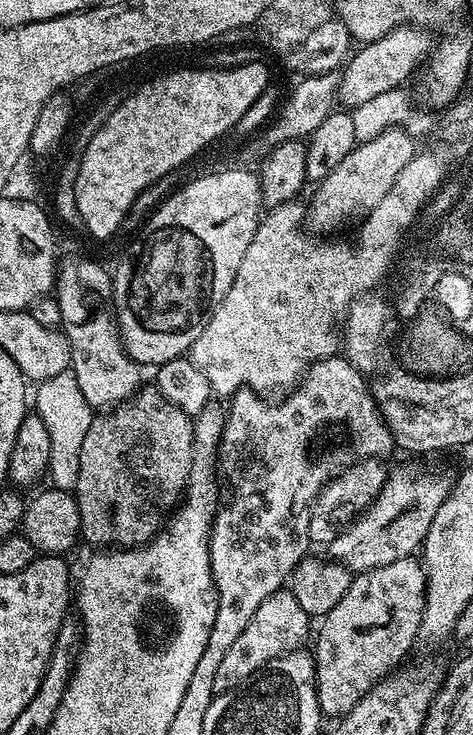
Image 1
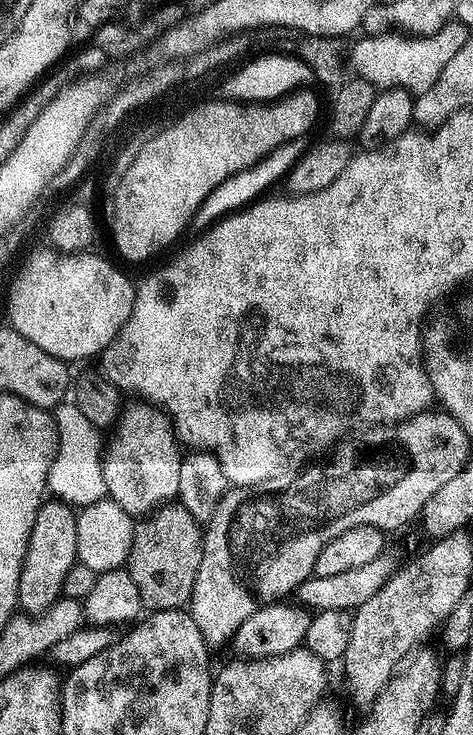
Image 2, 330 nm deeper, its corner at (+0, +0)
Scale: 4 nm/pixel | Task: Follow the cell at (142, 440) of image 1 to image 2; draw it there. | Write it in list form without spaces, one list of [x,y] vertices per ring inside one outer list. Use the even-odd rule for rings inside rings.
[[[172,502],[137,523],[135,530],[126,567],[134,586],[138,586],[141,605],[149,613],[183,609],[192,599],[198,566],[202,566],[201,525],[179,503]]]

